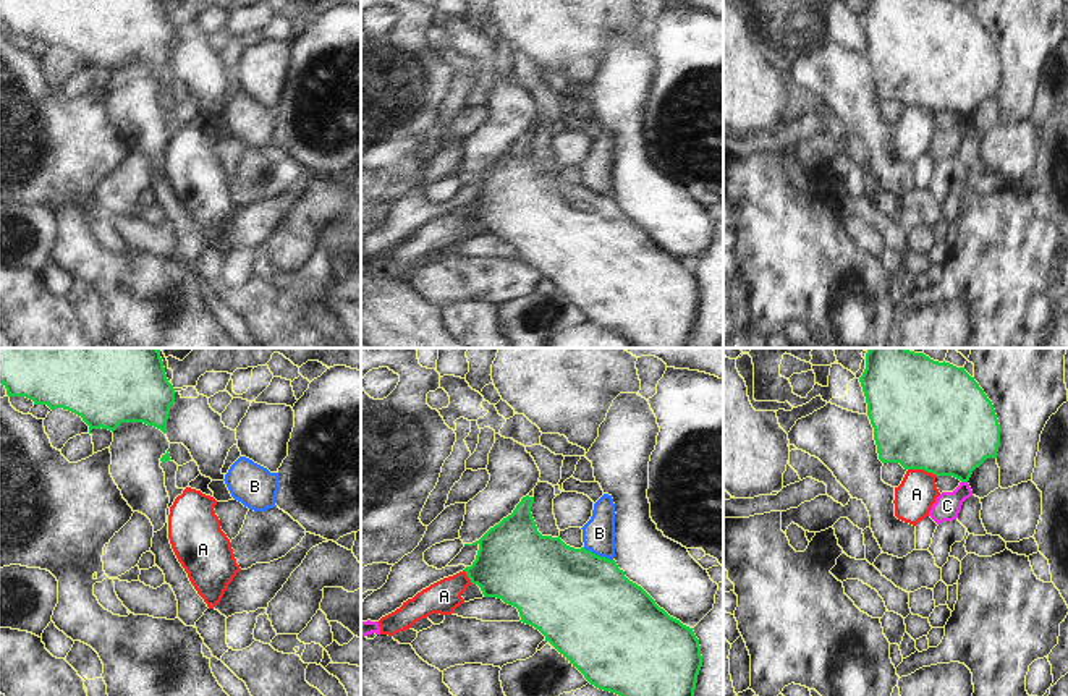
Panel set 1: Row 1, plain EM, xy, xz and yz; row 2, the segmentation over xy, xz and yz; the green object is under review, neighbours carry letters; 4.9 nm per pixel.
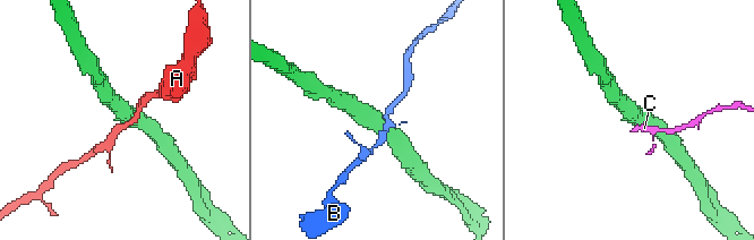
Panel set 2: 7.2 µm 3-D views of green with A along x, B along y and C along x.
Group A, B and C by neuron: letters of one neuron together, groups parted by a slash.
A / B / C

